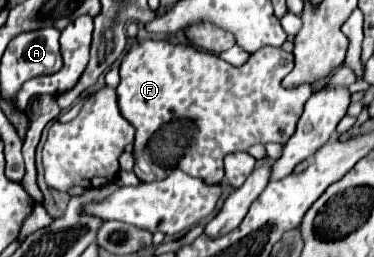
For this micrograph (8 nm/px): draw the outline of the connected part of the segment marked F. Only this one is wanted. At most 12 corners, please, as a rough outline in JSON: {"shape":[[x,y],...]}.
{"shape":[[134,42],[120,112],[140,182],[218,184],[224,156],[286,144],[314,90],[294,54],[230,66]]}

